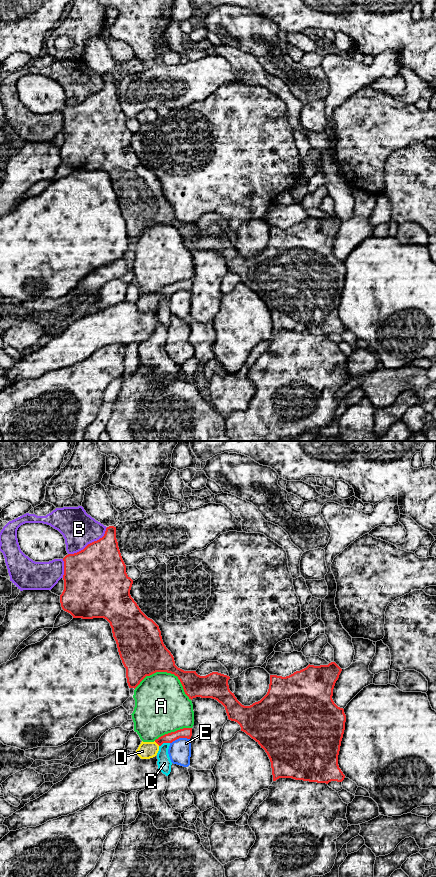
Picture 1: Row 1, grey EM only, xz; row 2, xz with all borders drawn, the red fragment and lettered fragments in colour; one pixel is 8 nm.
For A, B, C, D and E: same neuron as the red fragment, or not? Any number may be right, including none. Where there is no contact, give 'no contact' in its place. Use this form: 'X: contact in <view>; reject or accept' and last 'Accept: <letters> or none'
A: contact in xz; reject
B: contact in xz; reject
C: contact in xz; reject
D: contact in xz; accept
E: contact in xz; reject
Accept: D

